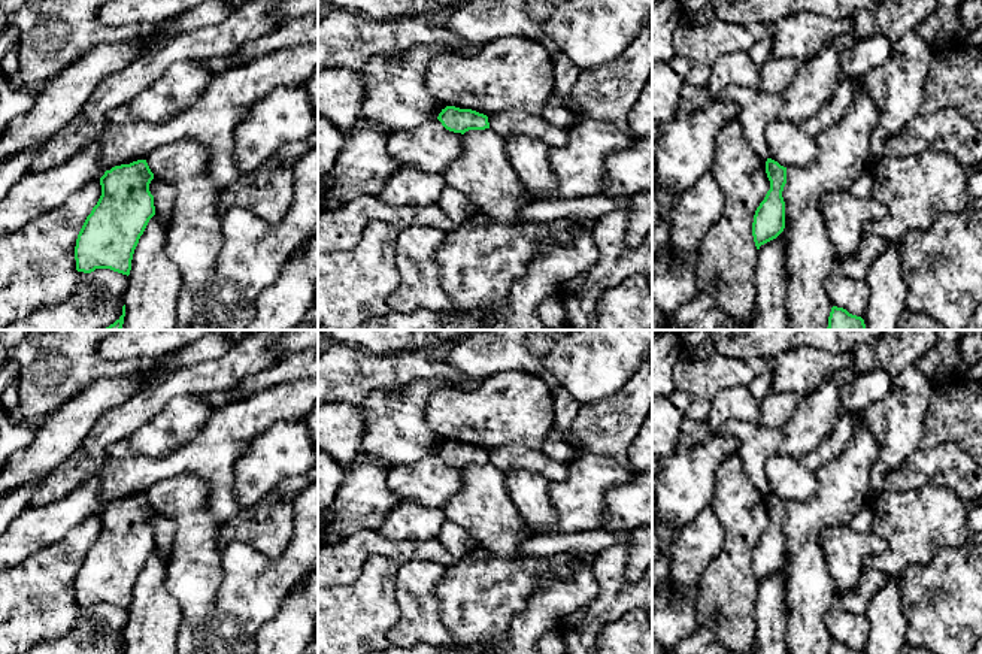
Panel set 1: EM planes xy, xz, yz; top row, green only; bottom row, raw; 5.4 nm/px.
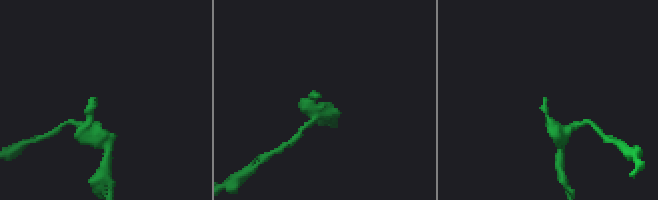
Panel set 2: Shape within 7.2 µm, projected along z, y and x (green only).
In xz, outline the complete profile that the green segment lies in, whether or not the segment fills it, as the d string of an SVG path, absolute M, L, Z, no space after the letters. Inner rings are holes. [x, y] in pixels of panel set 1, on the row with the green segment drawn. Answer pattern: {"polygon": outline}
{"polygon": "M446 106L445 109L442 109L437 119L446 130L461 134L469 130L490 128L487 115L472 109L460 109L455 106Z"}

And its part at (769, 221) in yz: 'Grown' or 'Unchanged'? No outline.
Unchanged

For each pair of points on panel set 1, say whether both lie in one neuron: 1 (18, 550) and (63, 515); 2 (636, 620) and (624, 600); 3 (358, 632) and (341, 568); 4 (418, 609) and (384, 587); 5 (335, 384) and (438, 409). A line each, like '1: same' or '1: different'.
1: same
2: different
3: different
4: different
5: different

